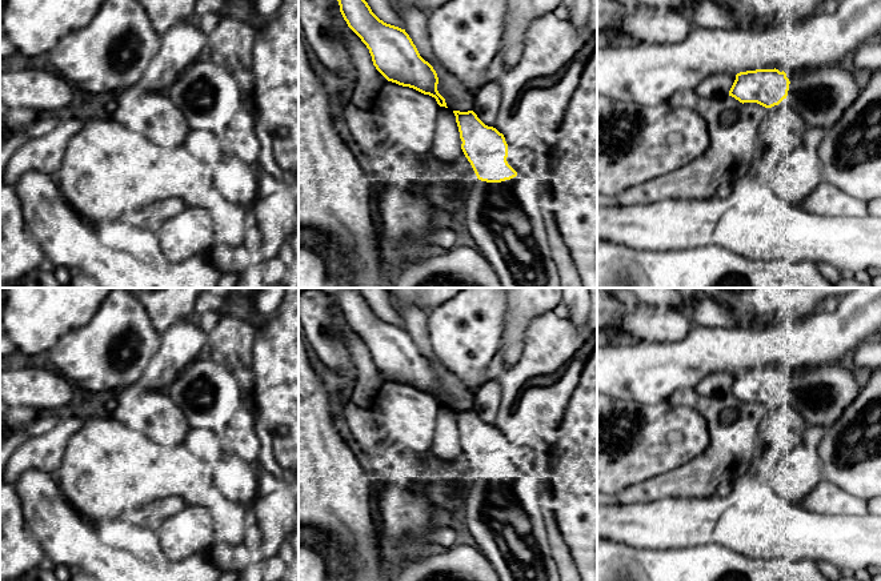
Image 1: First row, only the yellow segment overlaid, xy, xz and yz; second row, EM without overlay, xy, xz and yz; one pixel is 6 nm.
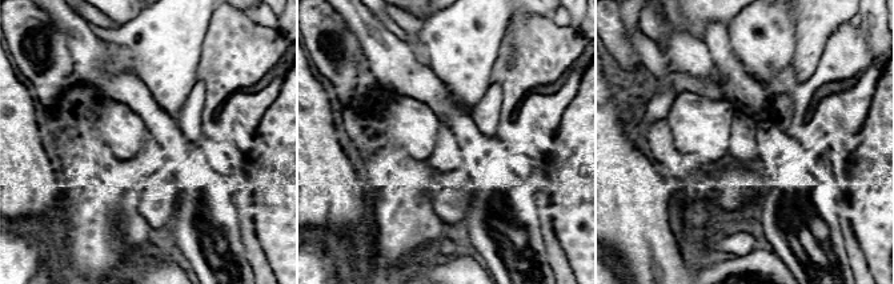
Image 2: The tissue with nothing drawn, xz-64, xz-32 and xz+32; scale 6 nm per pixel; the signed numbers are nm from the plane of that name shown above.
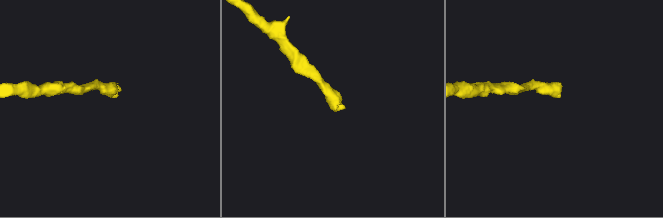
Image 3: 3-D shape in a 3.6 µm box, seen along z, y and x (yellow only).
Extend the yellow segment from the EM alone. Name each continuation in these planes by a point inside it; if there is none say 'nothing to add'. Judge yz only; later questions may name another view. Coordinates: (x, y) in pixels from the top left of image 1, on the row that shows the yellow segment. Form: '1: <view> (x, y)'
1: yz (820, 96)

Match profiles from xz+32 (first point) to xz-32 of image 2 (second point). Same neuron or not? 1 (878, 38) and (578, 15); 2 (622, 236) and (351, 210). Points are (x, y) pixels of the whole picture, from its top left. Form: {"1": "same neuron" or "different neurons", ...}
{"1": "same neuron", "2": "same neuron"}

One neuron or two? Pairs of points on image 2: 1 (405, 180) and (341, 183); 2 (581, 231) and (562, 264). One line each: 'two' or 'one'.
1: two
2: two

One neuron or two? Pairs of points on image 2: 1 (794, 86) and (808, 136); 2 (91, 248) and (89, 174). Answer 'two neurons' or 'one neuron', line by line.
1: one neuron
2: one neuron

